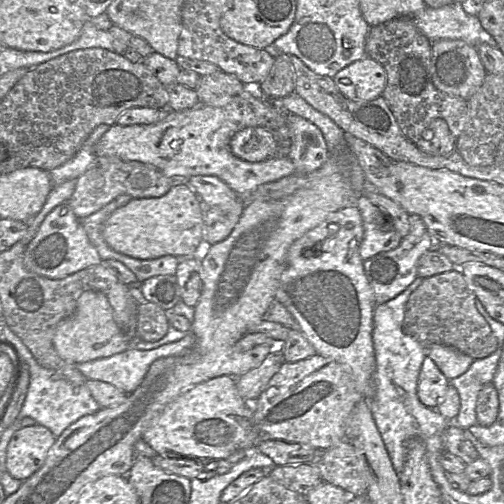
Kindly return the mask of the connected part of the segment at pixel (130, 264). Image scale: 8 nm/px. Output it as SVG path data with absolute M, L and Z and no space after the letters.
M109 248L106 252L100 252L102 261L117 260L128 267L137 277L137 280L145 280L164 275L175 275L180 258L172 255L162 256L156 259L136 259L119 252L112 252Z

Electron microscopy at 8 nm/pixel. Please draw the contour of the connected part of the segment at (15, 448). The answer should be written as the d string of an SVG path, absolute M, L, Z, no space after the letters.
M41 424L20 428L13 434L7 447L6 471L20 481L28 479L43 466L56 439Z

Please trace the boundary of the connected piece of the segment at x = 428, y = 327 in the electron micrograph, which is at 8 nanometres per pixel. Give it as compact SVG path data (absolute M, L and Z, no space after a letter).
M458 268L429 278L423 278L420 286L414 290L406 303L403 330L421 343L425 349L434 344L439 344L455 348L474 360L486 358L495 352L498 342L489 324L478 312L475 300L476 295L470 289Z

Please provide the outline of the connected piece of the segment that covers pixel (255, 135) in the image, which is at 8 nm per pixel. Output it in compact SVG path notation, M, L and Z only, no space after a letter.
M248 127L236 132L230 140L232 153L247 162L260 162L279 154L279 145L270 131Z

